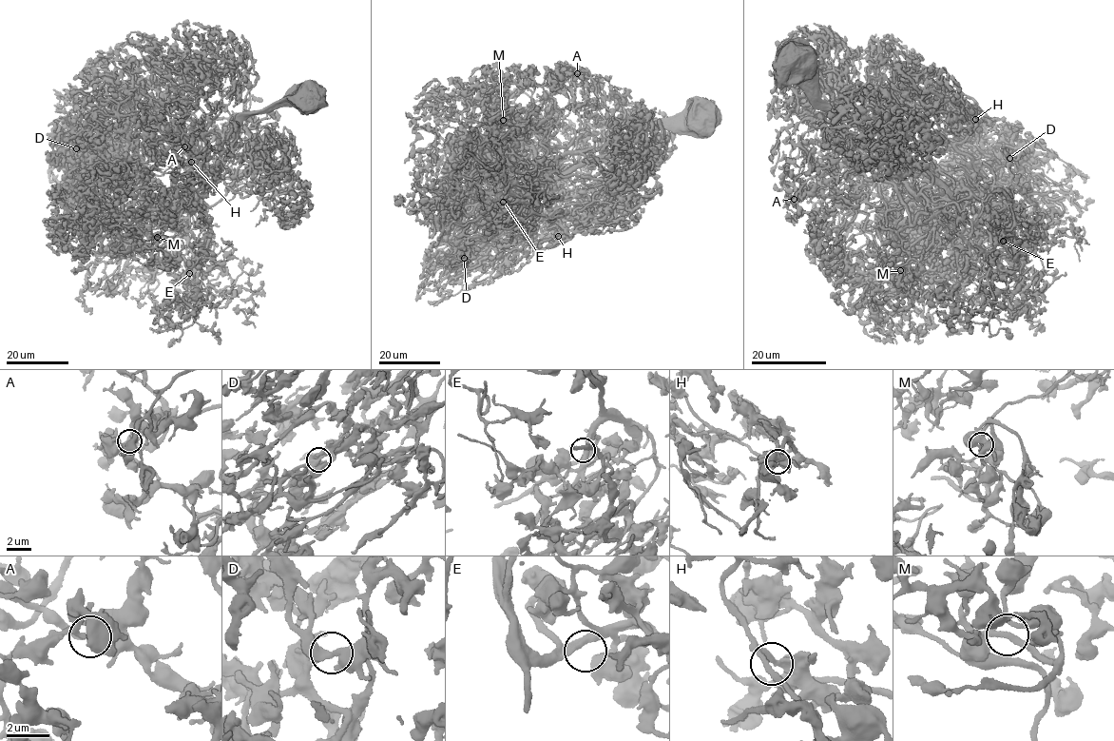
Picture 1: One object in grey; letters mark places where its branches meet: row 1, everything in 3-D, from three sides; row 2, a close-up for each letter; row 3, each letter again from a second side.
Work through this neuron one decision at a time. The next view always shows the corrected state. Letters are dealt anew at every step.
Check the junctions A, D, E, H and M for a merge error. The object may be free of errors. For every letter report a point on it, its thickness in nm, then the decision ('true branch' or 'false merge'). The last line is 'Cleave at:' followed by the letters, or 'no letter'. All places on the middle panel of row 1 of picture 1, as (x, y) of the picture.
A: at (577, 73); 320 nm thick; true branch
D: at (464, 258); 300 nm thick; true branch
E: at (503, 202); 340 nm thick; true branch
H: at (558, 236); 280 nm thick; true branch
M: at (503, 120); 240 nm thick; true branch
Cleave at: no letter

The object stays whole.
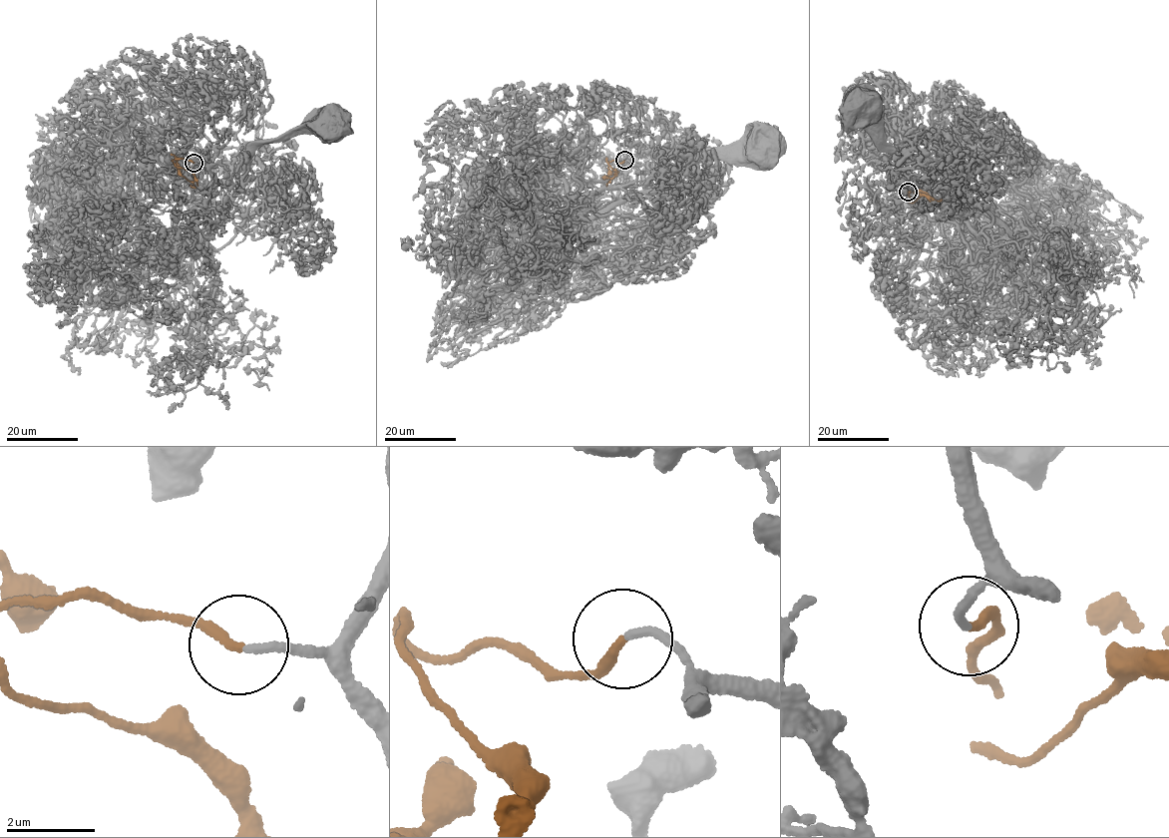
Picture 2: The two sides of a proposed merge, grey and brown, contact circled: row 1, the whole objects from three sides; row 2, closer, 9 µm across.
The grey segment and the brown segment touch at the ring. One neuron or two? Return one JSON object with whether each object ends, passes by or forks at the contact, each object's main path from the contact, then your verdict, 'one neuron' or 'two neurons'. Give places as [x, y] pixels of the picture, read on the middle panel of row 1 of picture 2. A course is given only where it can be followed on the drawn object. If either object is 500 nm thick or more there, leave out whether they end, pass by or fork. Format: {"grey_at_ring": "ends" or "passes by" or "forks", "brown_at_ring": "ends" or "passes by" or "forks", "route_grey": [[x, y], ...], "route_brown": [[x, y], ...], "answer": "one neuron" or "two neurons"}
{"grey_at_ring": "ends", "brown_at_ring": "ends", "route_grey": [[624, 160], [629, 166], [615, 173], [616, 185], [569, 203], [569, 220], [606, 211], [692, 161], [761, 151]], "route_brown": [[624, 160], [617, 163], [606, 159], [615, 173], [612, 178], [605, 178], [607, 167]], "answer": "one neuron"}

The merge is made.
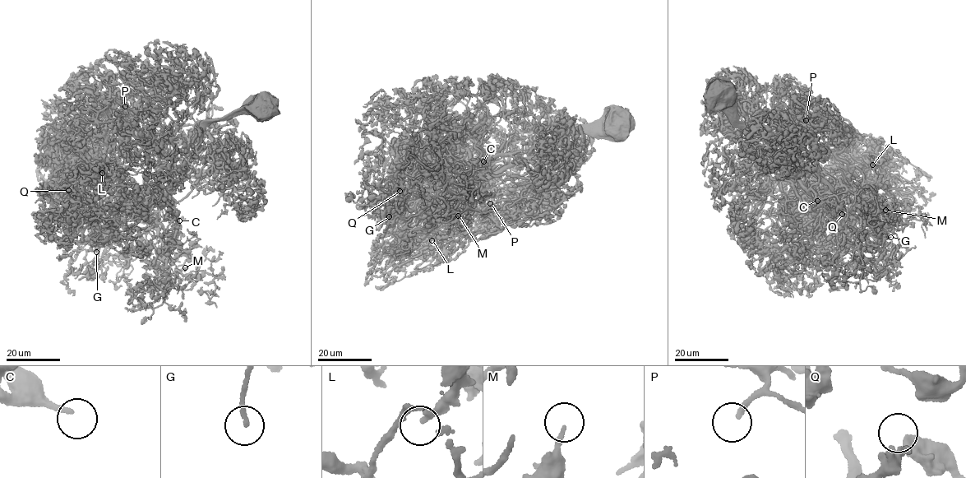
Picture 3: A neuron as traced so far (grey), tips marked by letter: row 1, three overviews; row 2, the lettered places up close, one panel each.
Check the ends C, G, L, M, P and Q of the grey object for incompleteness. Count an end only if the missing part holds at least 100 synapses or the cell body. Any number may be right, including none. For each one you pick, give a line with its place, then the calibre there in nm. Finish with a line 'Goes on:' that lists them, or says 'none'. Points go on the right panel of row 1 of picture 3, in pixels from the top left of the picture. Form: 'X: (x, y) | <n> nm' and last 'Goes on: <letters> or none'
C: (817, 201) | 180 nm
G: (890, 237) | 140 nm
Goes on: C, G

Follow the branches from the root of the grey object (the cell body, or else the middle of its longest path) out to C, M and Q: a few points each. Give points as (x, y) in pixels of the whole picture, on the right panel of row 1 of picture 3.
C: (721, 93), (744, 127), (772, 141), (826, 186), (827, 189), (815, 187), (808, 190), (815, 193), (817, 201)
M: (721, 93), (744, 127), (772, 141), (830, 187), (860, 197), (866, 220), (892, 226), (892, 211), (885, 210)
Q: (721, 93), (744, 127), (772, 141), (838, 201), (843, 192), (850, 211), (836, 227), (849, 220), (842, 214)

